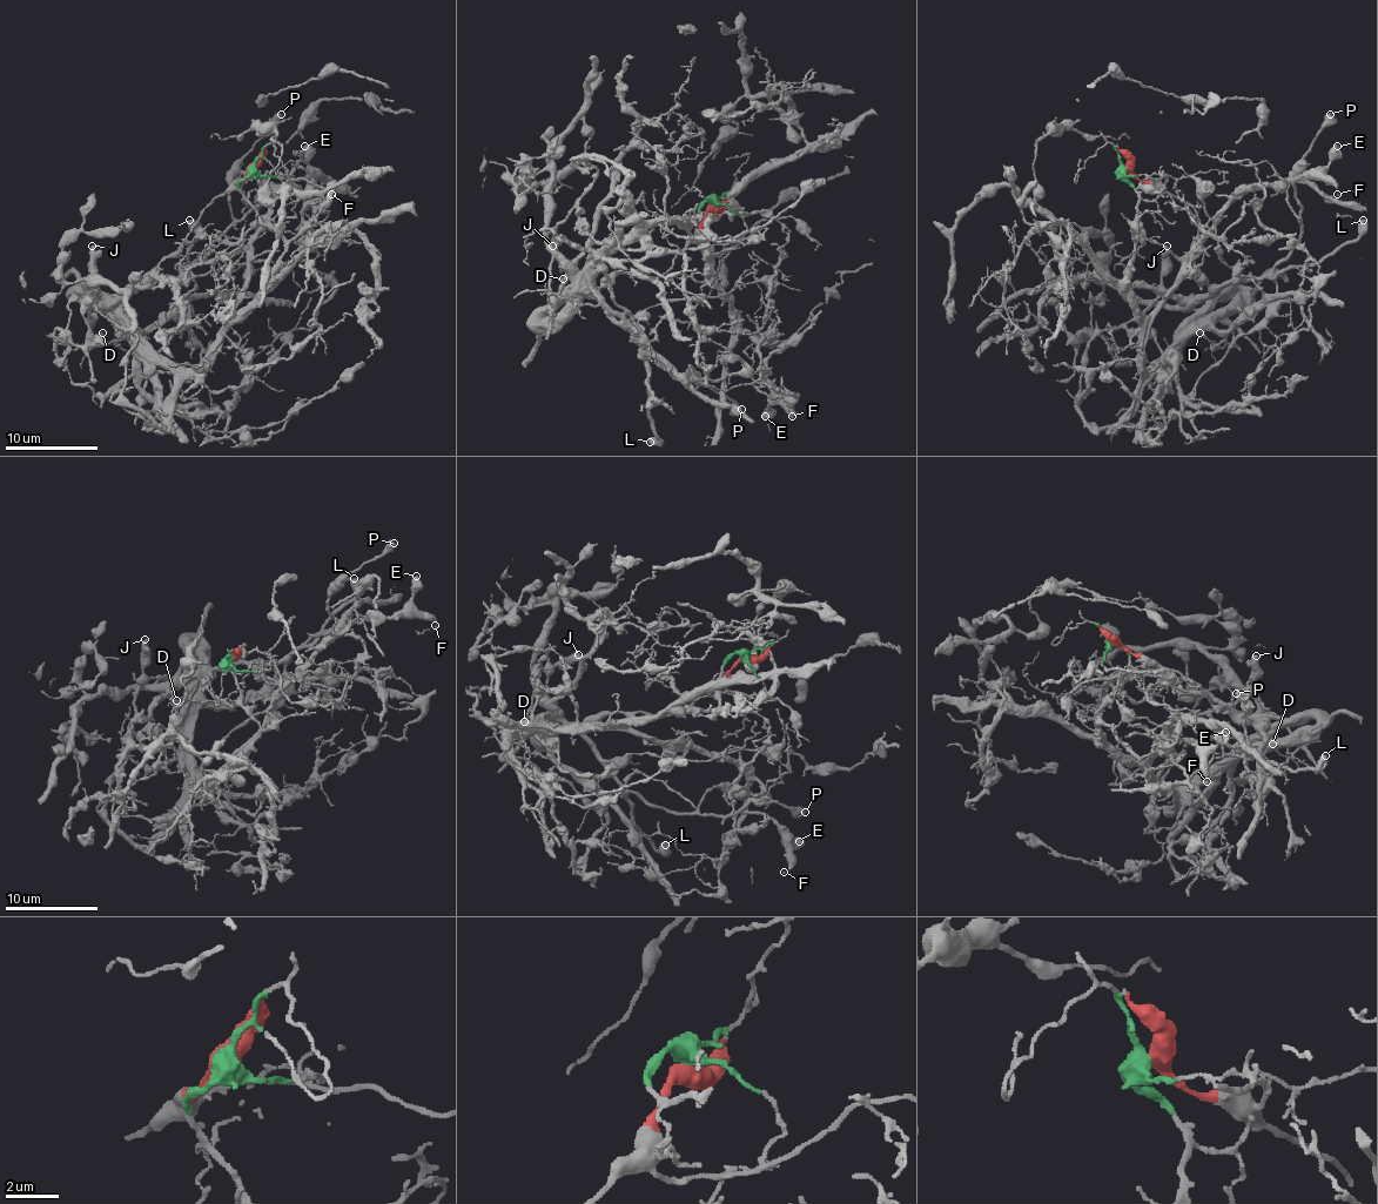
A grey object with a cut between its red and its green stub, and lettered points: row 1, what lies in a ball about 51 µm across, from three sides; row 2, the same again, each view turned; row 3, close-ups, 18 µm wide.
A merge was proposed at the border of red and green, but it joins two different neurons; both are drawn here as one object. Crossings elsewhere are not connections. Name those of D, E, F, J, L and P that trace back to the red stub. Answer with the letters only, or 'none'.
E, F, L, P

